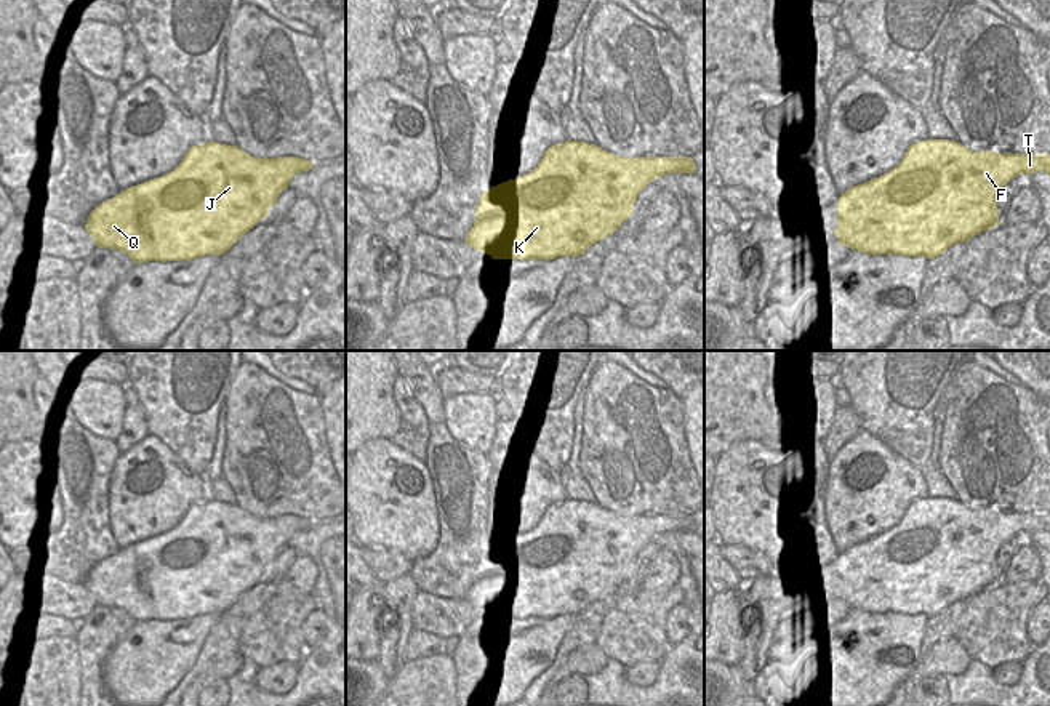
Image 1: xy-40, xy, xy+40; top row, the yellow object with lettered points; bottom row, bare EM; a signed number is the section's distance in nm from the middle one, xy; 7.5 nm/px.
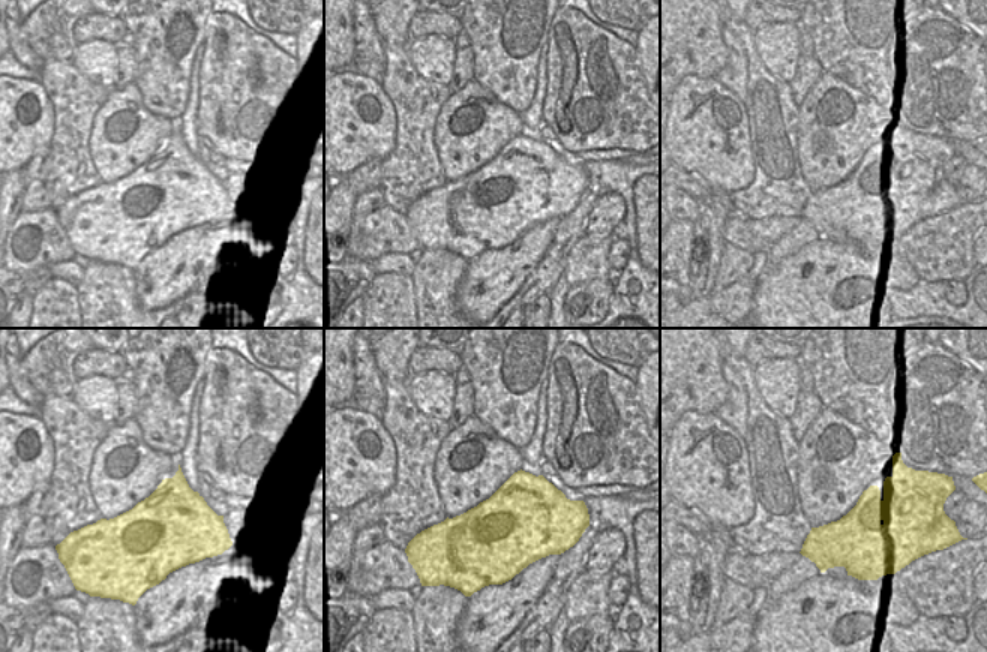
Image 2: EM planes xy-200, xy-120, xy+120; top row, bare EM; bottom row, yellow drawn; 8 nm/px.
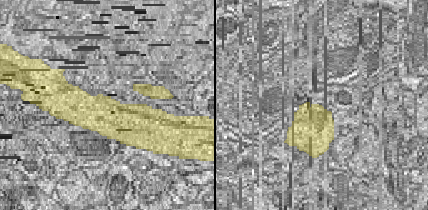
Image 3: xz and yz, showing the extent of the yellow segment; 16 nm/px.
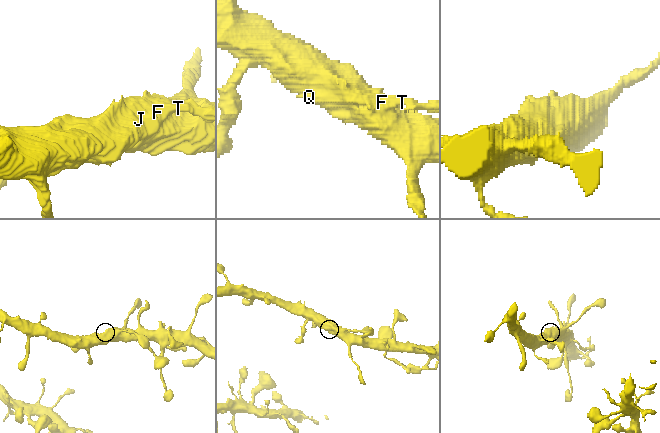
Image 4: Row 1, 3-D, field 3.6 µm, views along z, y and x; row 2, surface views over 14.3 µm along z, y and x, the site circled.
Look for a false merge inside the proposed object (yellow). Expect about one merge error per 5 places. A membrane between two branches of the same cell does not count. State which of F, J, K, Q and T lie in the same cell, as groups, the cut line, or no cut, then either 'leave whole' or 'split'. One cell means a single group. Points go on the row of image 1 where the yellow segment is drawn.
F J K Q T; no cut; leave whole

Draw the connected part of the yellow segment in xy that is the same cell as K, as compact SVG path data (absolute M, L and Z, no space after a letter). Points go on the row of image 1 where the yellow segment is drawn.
M586 141L551 146L530 173L480 194L475 223L464 242L493 259L579 256L632 215L639 192L666 173L695 173L691 157L618 157Z

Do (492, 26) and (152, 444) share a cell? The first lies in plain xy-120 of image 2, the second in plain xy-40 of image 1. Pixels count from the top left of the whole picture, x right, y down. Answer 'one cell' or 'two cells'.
two cells

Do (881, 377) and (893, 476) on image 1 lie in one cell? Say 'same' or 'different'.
different

